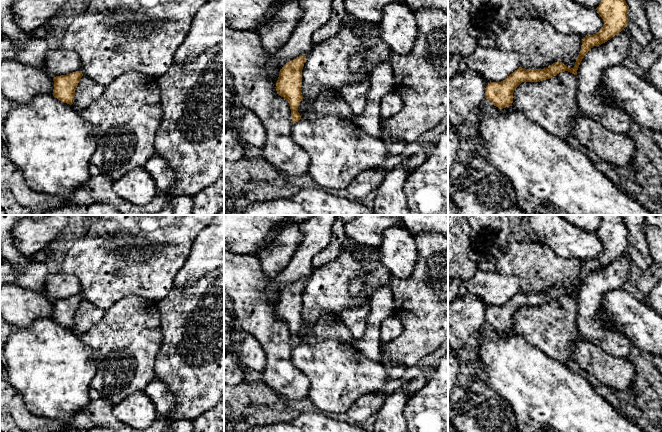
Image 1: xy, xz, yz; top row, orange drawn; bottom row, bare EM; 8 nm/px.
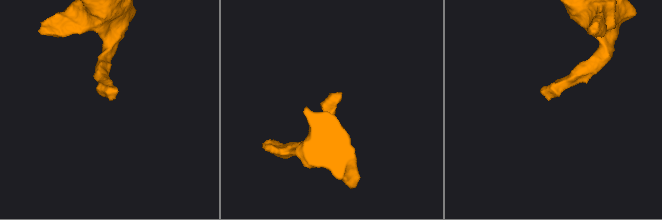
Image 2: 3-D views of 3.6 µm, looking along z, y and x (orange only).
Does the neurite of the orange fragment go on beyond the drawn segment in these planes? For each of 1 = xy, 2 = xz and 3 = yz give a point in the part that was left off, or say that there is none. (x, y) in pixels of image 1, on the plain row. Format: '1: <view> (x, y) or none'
1: none
2: none
3: yz (486, 326)

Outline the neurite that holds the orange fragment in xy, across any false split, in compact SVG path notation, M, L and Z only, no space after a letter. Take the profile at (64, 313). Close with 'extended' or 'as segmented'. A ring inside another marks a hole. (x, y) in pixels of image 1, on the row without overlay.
M75 295L71 298L54 301L53 320L64 327L72 329L74 326L75 314L82 300L82 295Z; as segmented

